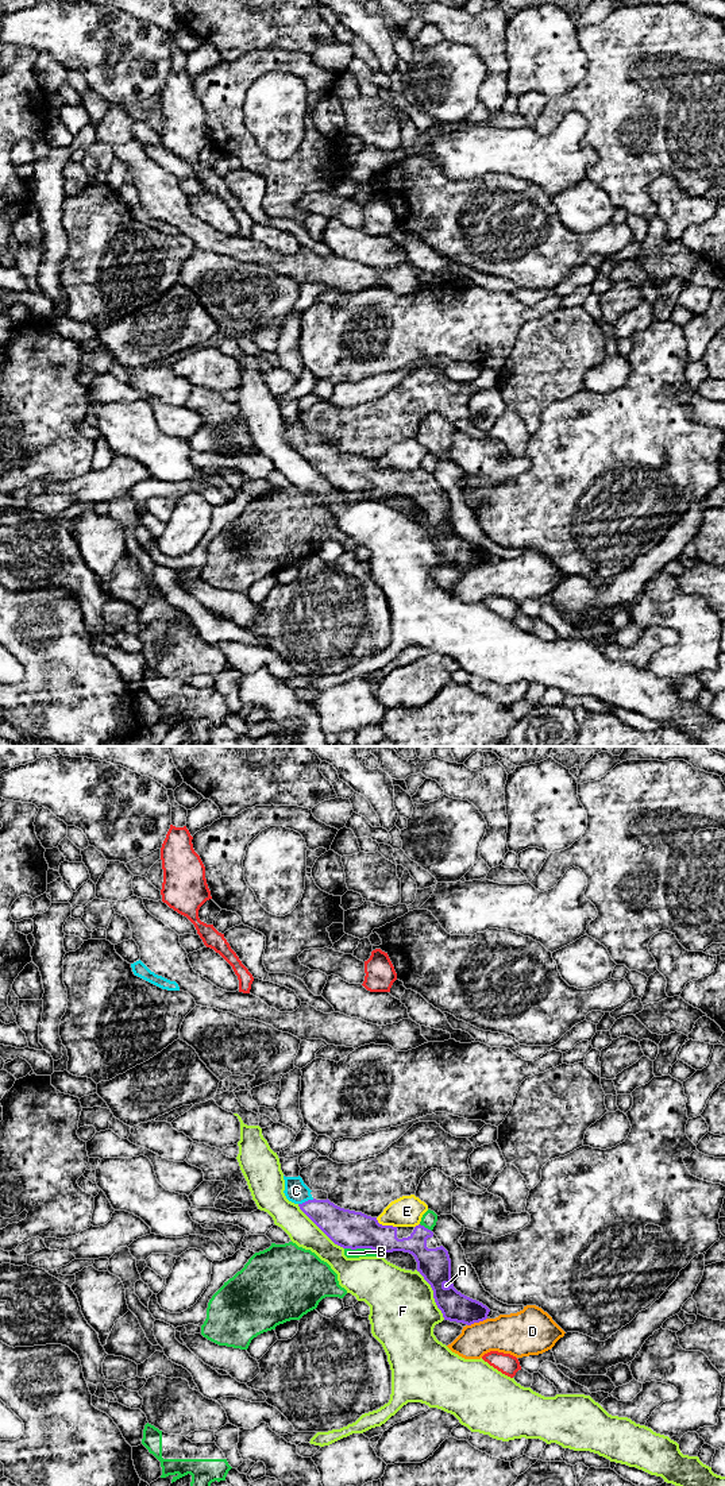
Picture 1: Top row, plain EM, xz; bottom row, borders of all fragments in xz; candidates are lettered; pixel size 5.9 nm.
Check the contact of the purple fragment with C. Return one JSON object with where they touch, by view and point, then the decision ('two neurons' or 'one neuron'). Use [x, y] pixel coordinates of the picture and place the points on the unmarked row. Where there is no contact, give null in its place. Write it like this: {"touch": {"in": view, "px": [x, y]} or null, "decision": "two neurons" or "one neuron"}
{"touch": {"in": "xz", "px": [305, 446]}, "decision": "one neuron"}

